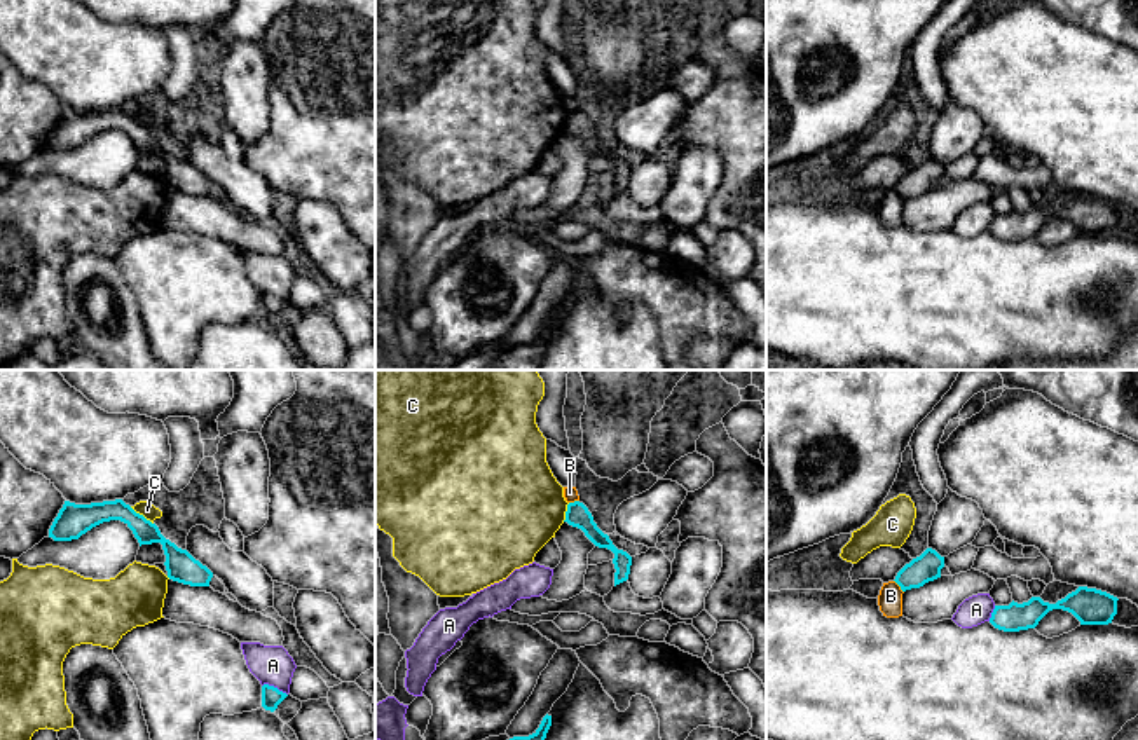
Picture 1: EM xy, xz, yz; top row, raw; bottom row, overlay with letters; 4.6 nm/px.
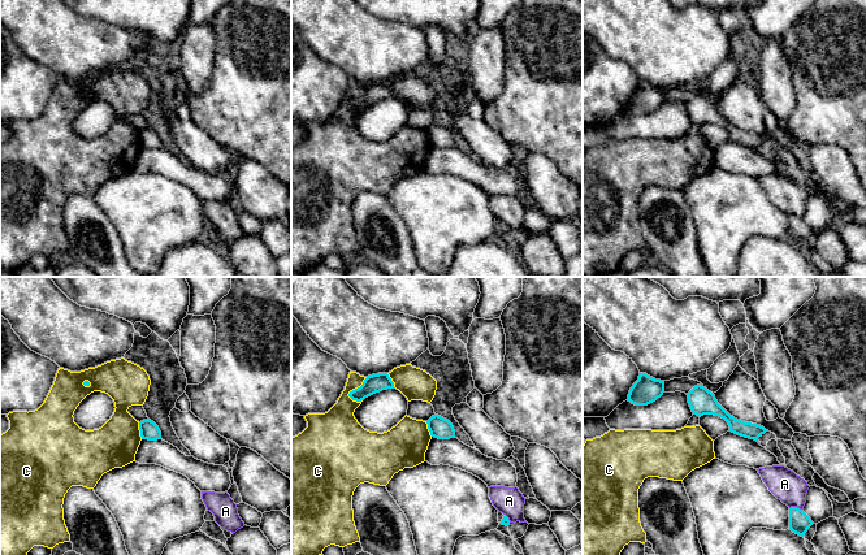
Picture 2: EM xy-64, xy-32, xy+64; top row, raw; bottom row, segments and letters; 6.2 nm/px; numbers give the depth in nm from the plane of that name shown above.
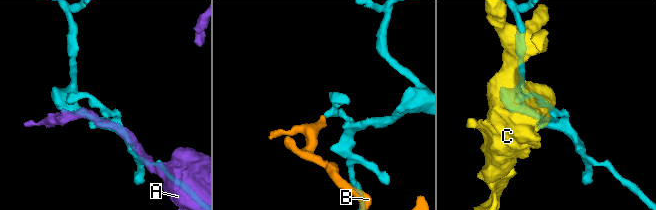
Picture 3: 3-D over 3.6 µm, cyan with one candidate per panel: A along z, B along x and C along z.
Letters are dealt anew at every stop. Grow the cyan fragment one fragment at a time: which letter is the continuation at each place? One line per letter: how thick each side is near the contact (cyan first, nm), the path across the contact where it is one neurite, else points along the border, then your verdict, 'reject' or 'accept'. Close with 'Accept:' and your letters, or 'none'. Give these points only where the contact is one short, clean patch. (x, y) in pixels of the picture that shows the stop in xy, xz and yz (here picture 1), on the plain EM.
A: 100 nm thick on the cyan side, 180 nm on the other; reject
B: 130 nm thick on the cyan side, 110 nm on the other; border along yz (894, 189), (903, 201); reject
C: 110 nm thick on the cyan side, 70 nm on the other; reject
Accept: none

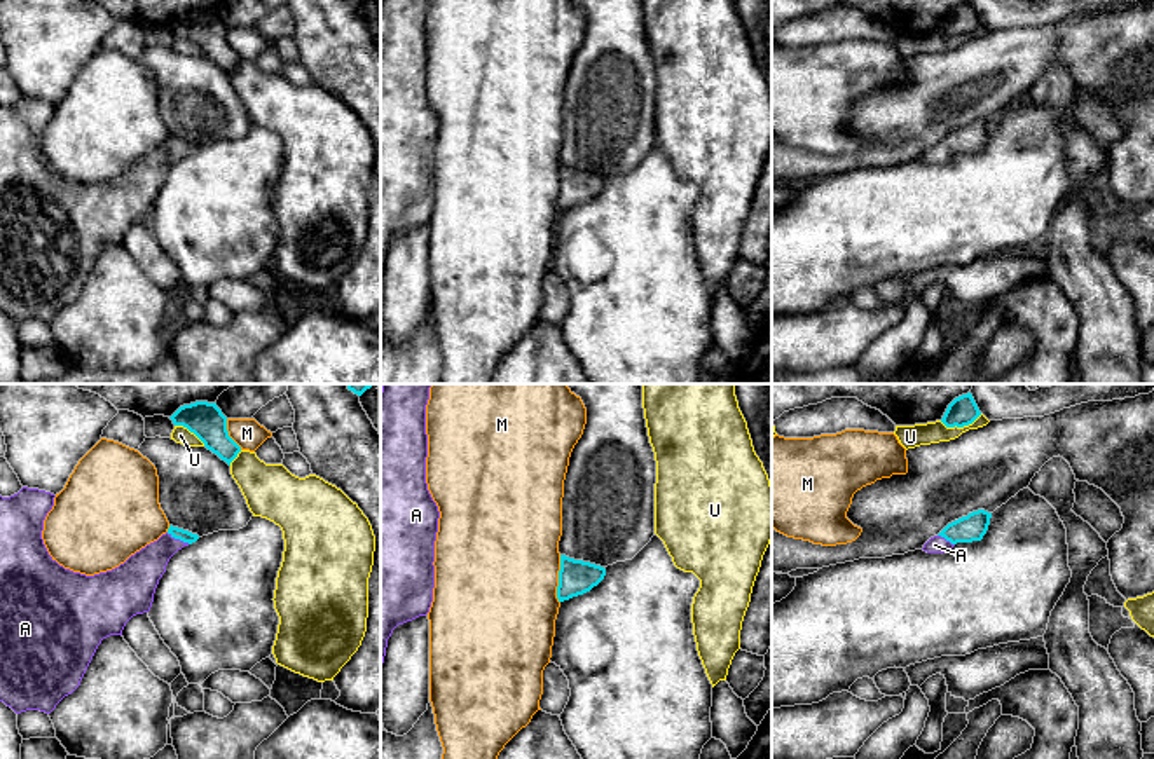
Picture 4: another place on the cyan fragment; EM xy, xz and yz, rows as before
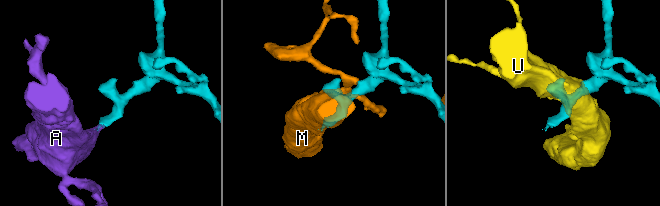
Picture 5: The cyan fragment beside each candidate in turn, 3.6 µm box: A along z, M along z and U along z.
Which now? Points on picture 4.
A: 60 nm thick on the cyan side, 180 nm on the other; runs through xy (185, 145), (178, 147), (140, 184); accept
M: 160 nm thick on the cyan side, 500 nm on the other; reject
U: 140 nm thick on the cyan side, 110 nm on the other; reject
Accept: A

